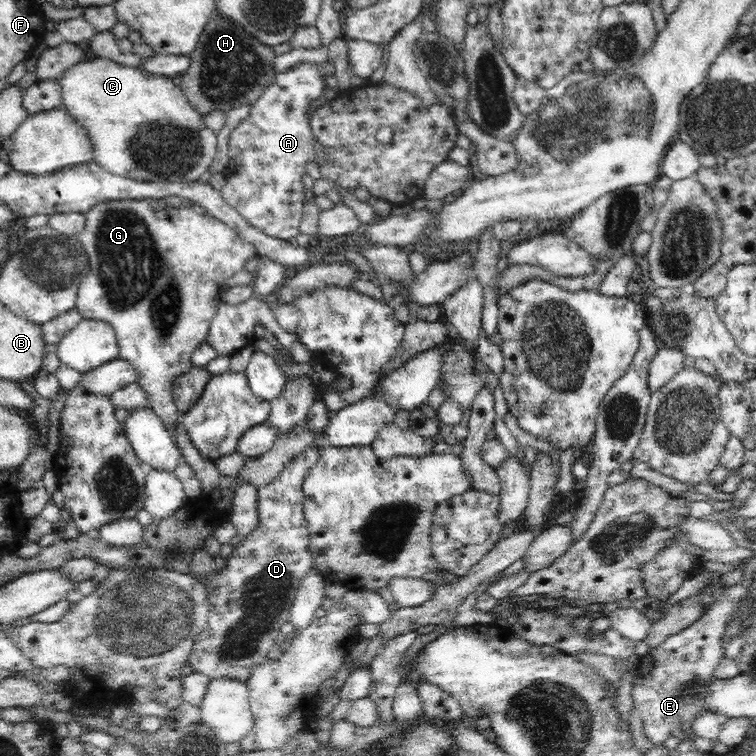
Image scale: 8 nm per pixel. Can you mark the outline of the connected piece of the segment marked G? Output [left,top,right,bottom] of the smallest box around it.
[75,199,257,441]

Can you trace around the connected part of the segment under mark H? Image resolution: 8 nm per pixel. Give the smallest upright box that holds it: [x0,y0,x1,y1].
[180,11,274,117]

